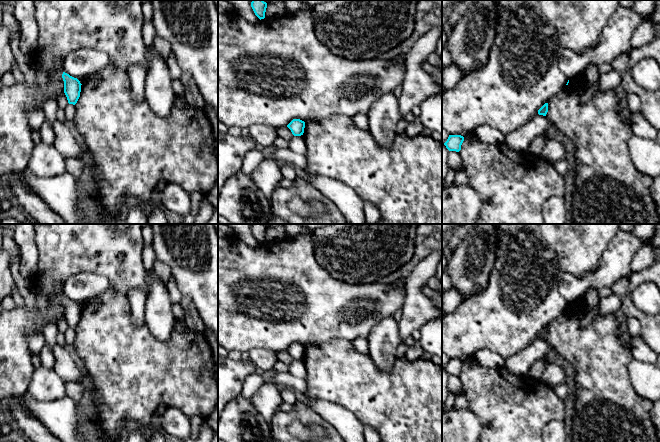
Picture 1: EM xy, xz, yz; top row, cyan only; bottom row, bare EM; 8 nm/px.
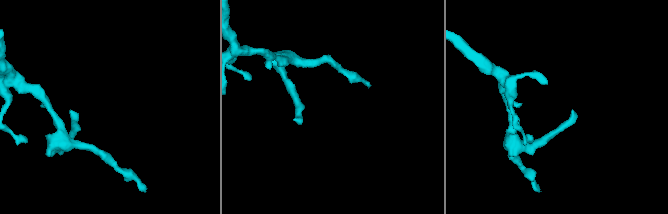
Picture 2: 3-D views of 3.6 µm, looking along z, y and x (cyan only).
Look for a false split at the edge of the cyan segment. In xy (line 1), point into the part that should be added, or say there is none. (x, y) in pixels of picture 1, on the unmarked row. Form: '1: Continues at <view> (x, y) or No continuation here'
1: No continuation here

